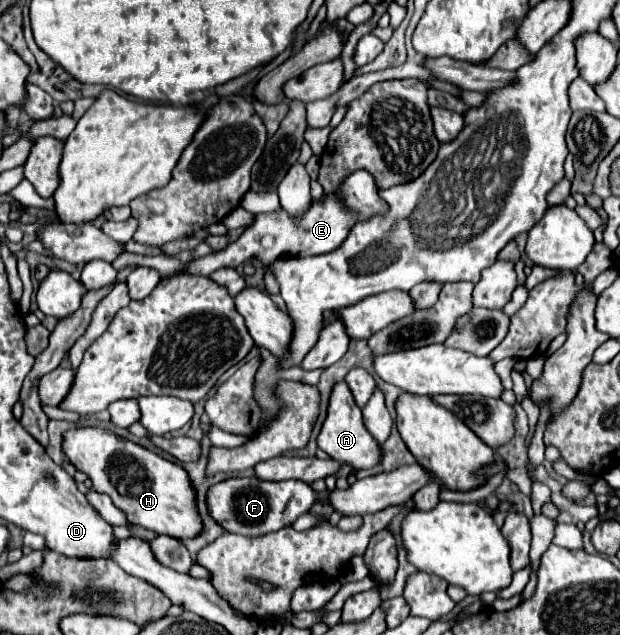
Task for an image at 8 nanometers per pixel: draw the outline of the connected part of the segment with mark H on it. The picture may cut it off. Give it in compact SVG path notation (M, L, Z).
M78 428L64 434L64 454L76 470L84 472L92 480L94 490L112 498L114 506L120 508L134 526L172 536L176 540L198 538L202 534L204 526L198 514L196 488L180 464L100 428Z

